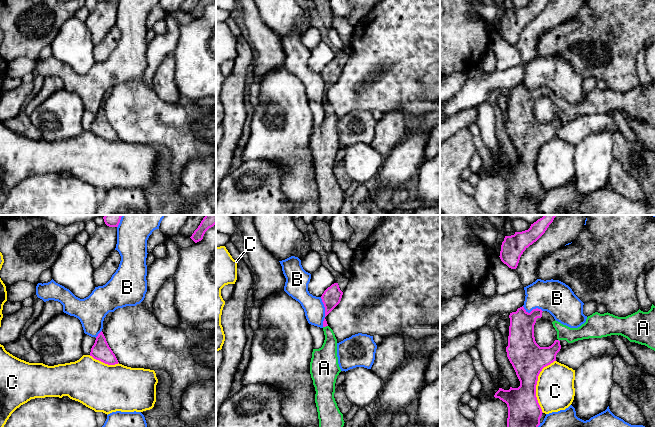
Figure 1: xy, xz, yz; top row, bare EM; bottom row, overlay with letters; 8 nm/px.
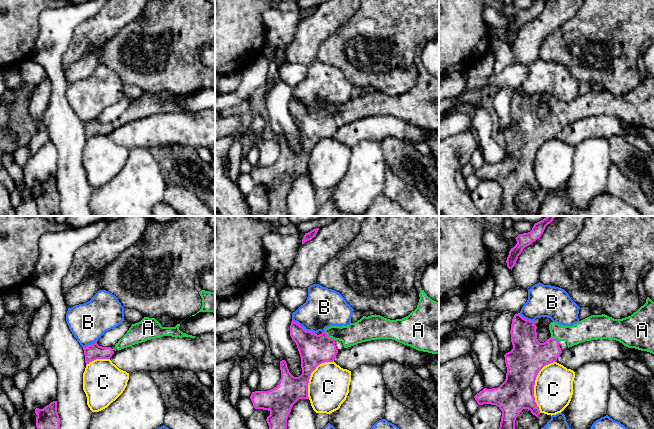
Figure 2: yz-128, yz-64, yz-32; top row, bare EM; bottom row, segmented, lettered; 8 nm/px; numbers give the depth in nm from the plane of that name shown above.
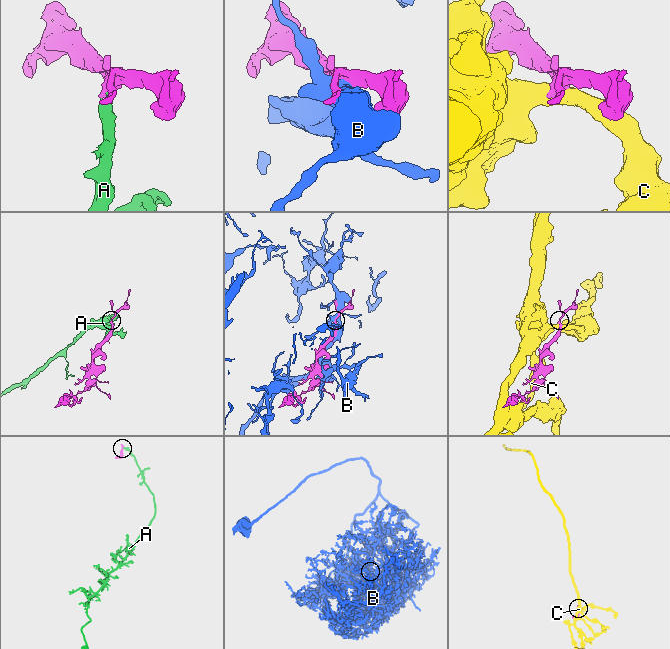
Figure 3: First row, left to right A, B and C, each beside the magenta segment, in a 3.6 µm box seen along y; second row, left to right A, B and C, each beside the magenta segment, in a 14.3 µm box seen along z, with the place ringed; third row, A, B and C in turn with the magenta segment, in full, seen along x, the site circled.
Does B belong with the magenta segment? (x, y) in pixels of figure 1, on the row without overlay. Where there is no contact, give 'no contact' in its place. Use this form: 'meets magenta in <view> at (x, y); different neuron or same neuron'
meets magenta in xz at (325, 88); different neuron

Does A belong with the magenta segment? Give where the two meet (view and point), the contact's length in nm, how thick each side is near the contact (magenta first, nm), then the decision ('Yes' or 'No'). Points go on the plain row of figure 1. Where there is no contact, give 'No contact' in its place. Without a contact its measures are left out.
Touches magenta at xz (325, 102). Shared border 40 nm. Thickness 40 nm (magenta) against 180 nm. Yes

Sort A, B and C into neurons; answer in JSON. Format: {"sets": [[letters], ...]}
{"sets": [["A"], ["B"], ["C"]]}

